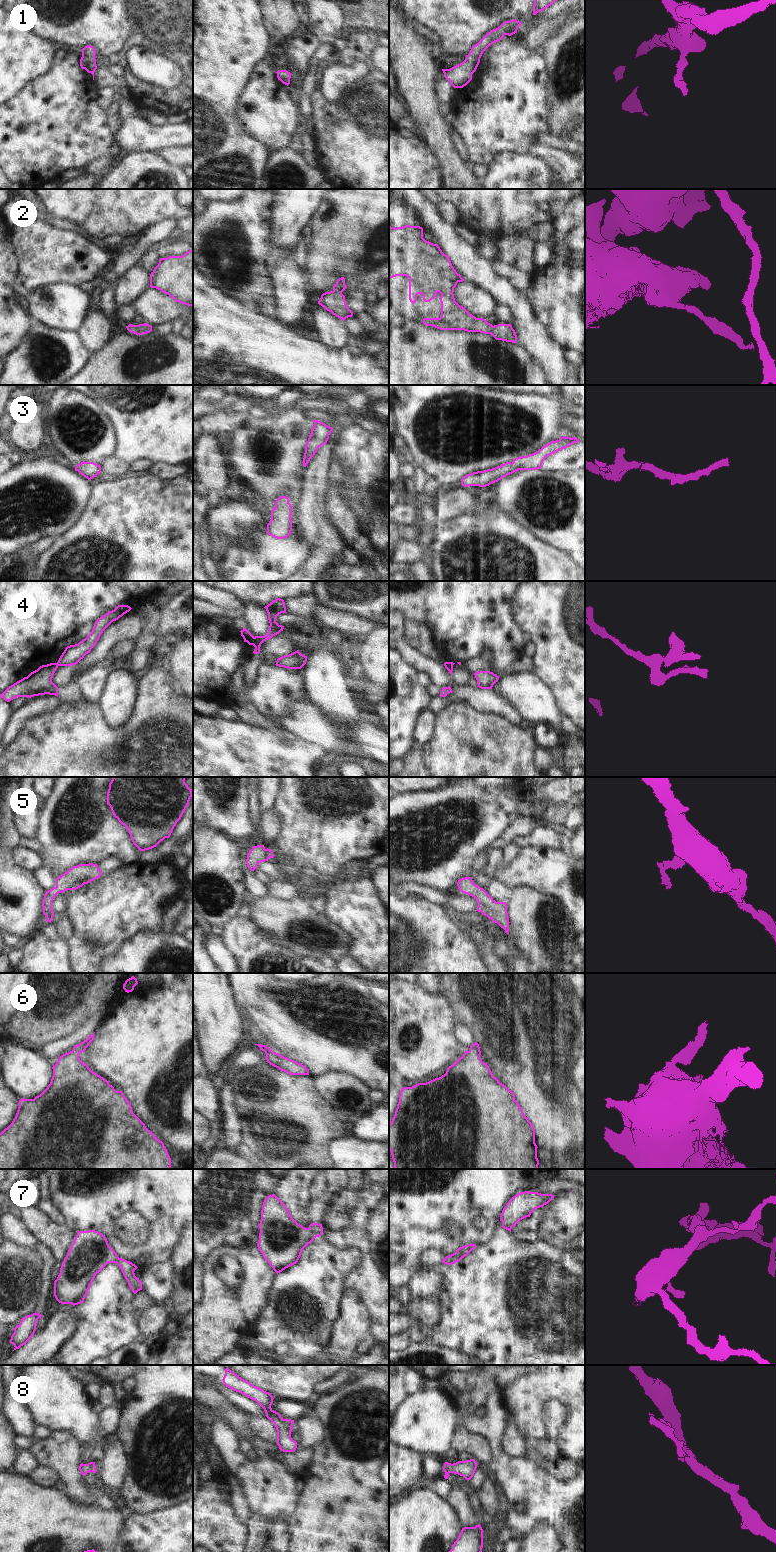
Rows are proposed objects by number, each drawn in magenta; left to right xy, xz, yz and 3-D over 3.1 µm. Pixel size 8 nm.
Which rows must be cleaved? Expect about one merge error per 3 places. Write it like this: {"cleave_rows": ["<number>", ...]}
{"cleave_rows": ["4"]}

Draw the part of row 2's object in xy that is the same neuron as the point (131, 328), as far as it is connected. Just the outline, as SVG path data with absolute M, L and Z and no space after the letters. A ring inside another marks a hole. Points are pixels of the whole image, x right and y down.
M147 323L139 325L129 324L128 326L126 326L126 328L130 333L134 333L136 335L143 335L152 331L152 326Z

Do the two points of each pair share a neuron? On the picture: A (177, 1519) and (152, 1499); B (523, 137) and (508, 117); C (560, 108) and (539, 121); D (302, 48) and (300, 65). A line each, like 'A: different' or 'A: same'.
A: different
B: same
C: different
D: same

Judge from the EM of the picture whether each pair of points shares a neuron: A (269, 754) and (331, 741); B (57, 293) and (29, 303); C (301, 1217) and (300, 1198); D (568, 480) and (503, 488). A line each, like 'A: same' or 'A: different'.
A: different
B: same
C: same
D: same

